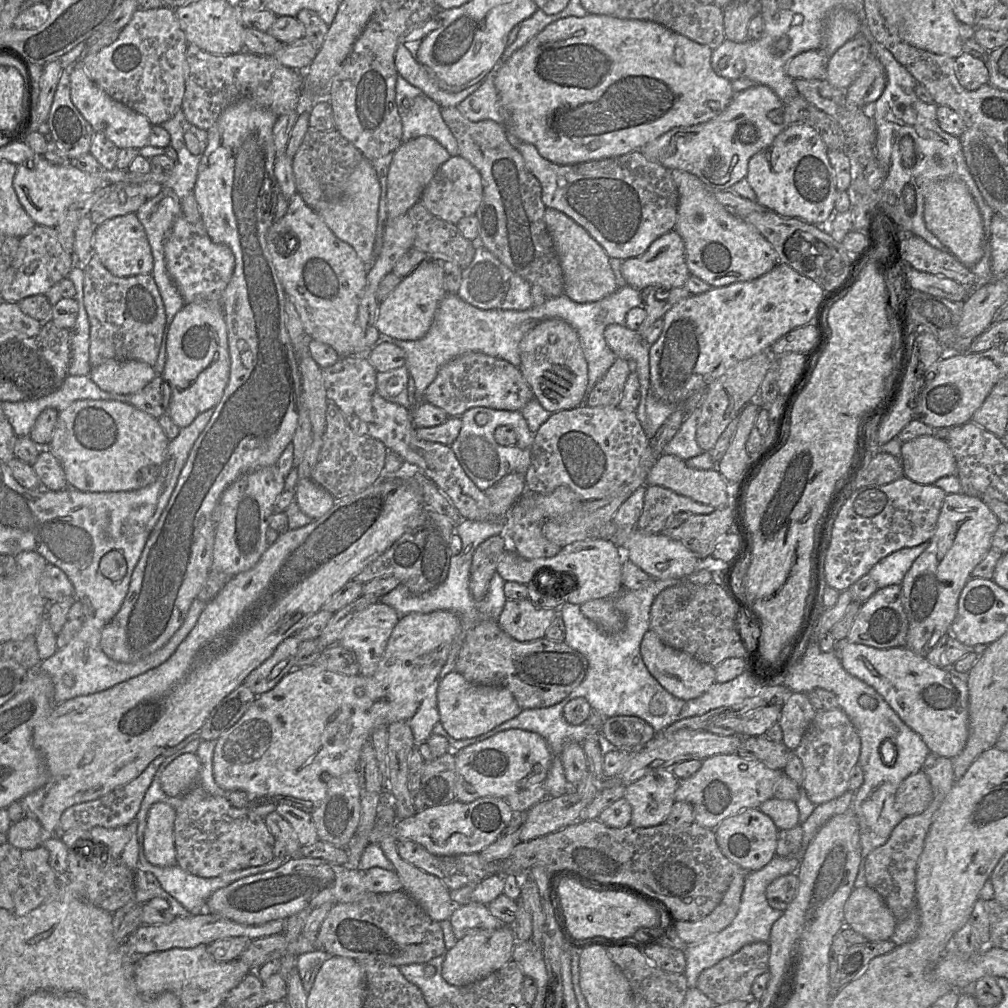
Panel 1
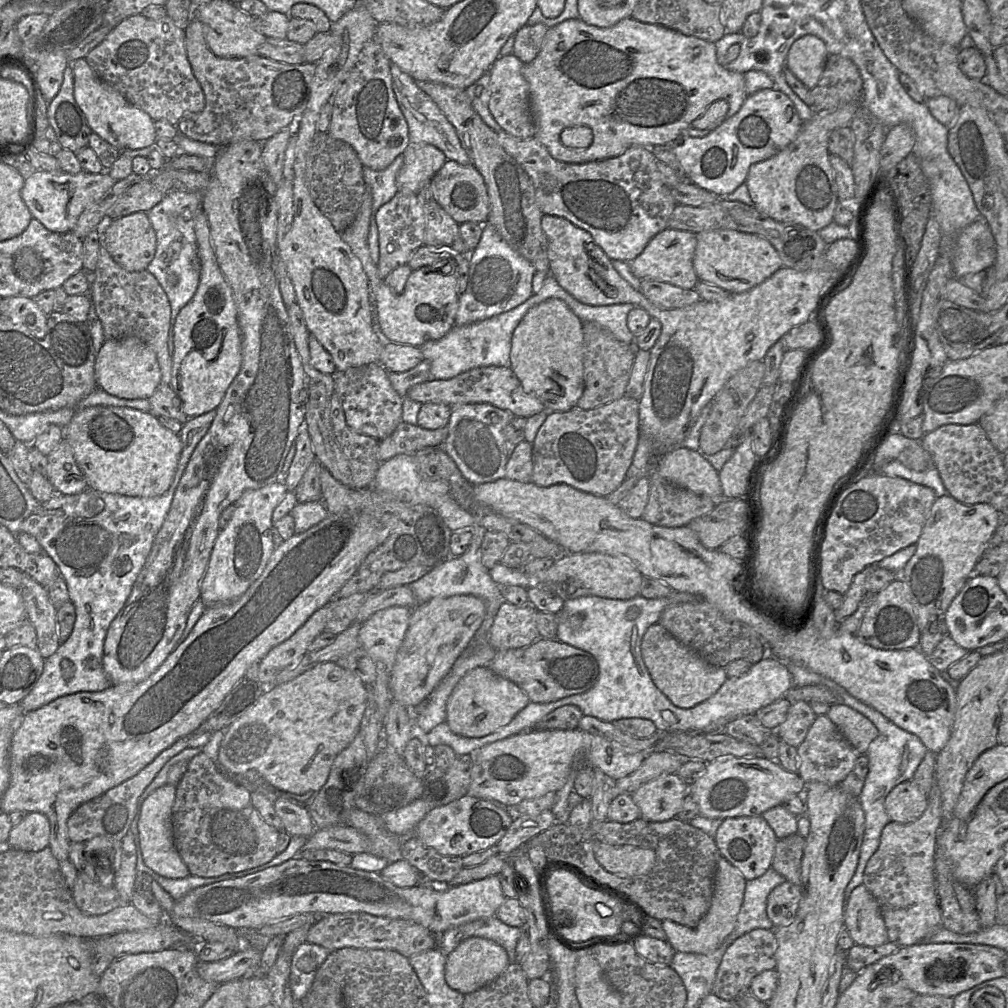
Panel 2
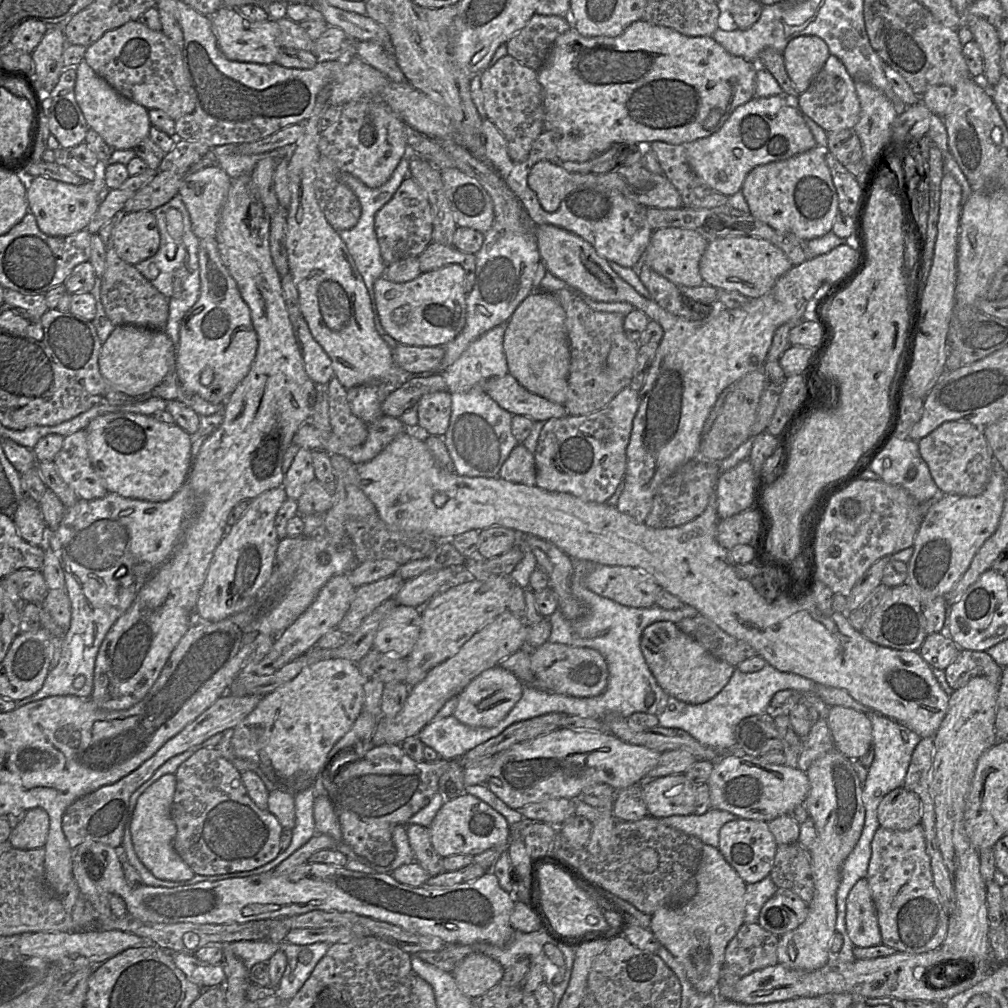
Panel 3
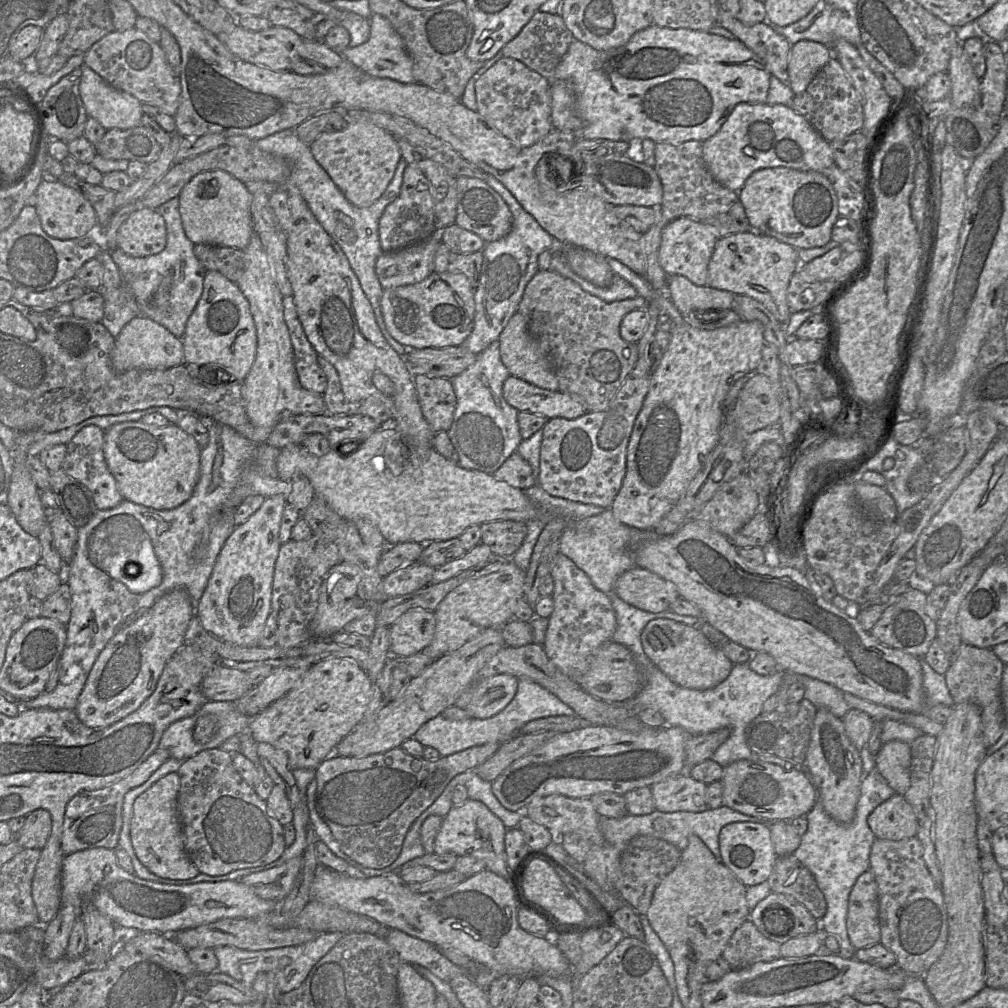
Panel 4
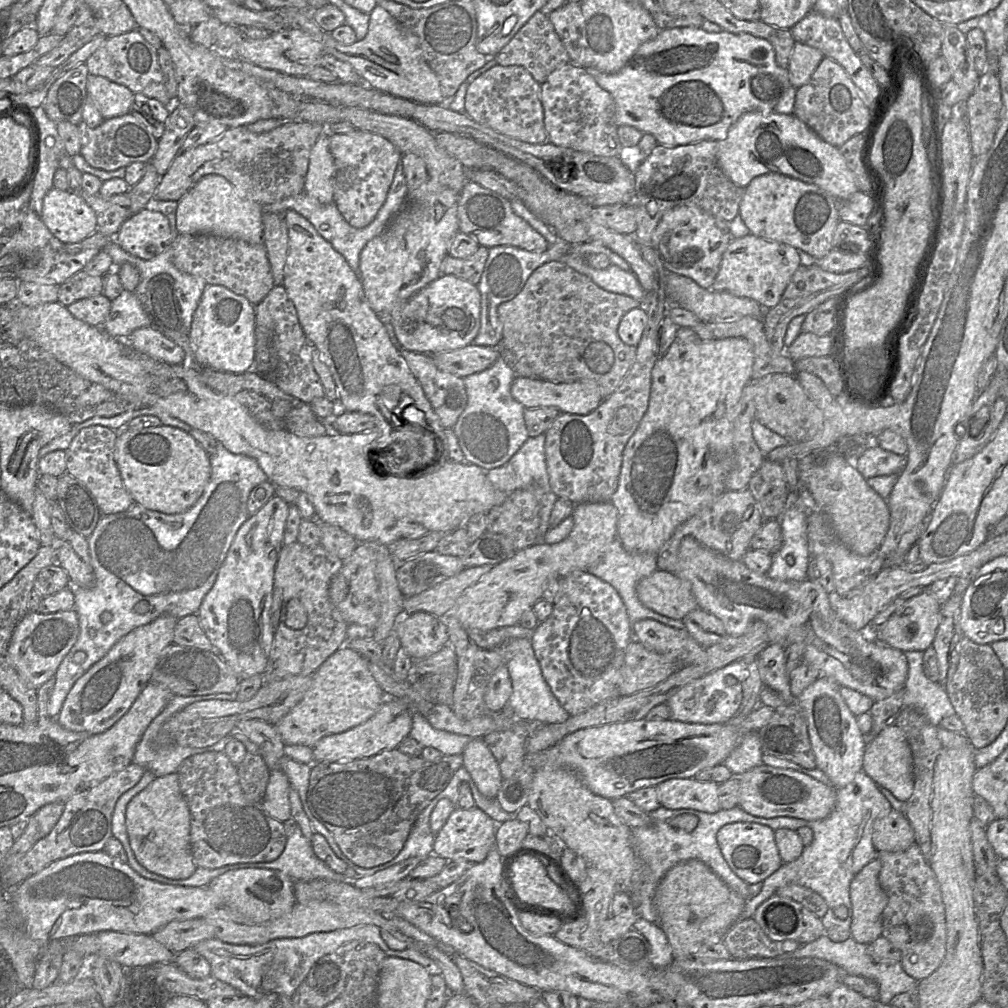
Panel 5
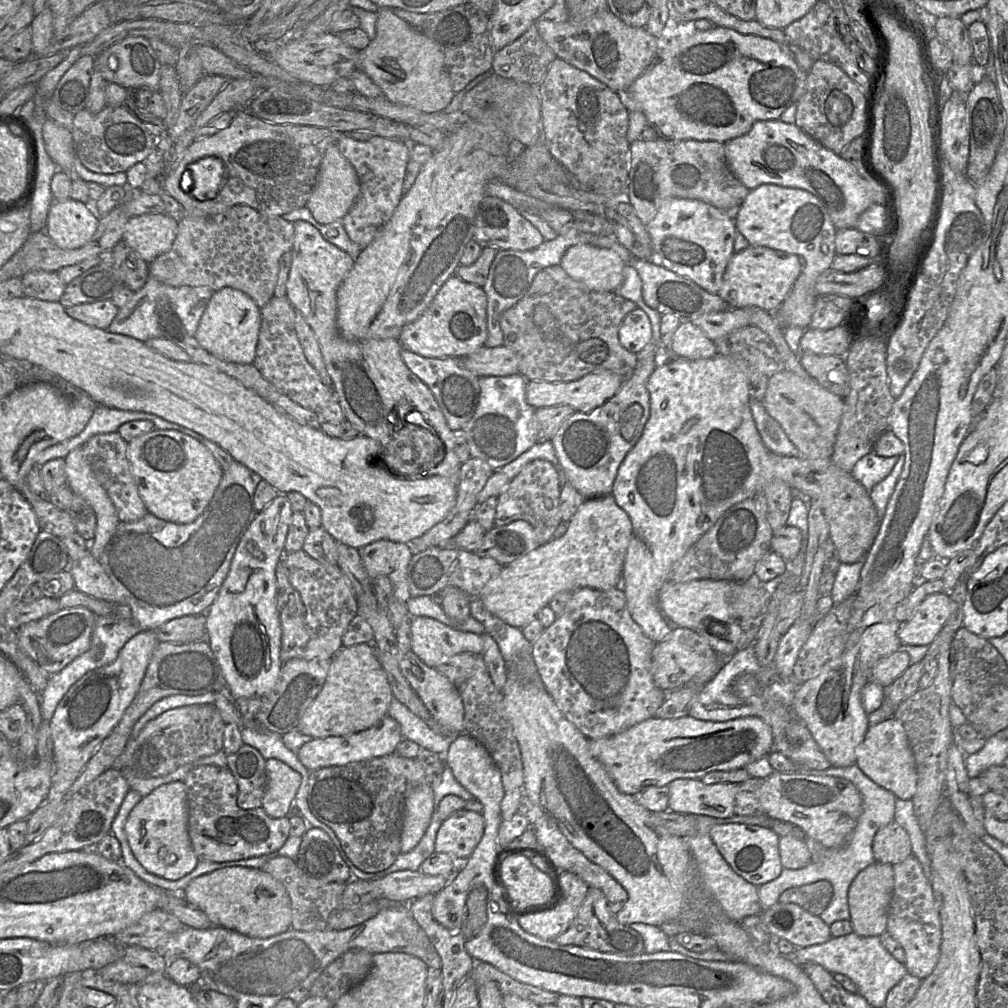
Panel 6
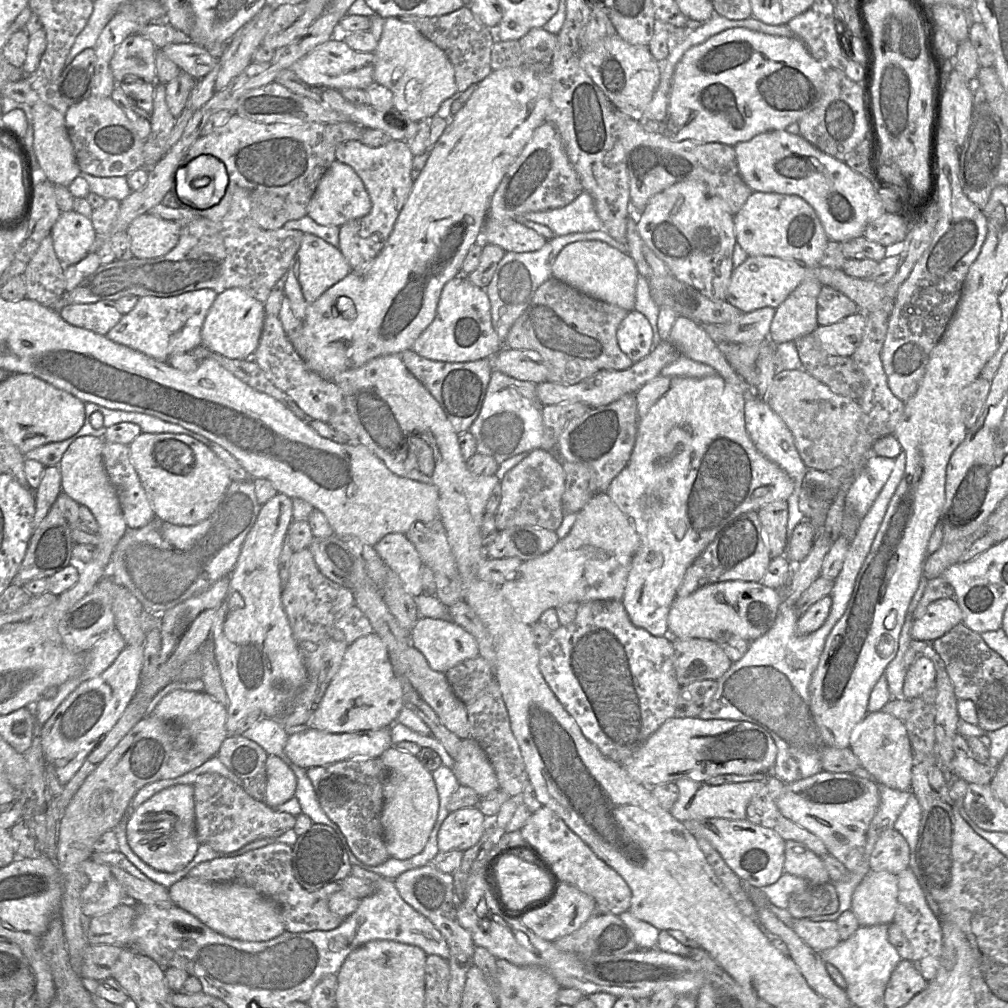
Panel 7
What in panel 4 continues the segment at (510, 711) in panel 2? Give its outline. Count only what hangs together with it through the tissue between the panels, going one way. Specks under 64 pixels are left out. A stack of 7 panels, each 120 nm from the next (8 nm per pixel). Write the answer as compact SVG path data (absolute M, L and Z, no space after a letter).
M497 674L476 682L472 699L464 709L470 718L487 719L502 711L514 698L518 678L511 674Z

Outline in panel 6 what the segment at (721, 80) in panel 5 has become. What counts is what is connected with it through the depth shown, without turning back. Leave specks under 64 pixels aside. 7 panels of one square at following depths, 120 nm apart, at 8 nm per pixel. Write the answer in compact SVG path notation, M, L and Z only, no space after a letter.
M715 26L709 30L695 30L680 33L666 40L659 39L659 49L652 64L640 75L625 92L619 92L623 105L628 111L641 111L647 118L648 126L651 126L657 137L665 140L699 140L717 141L725 143L731 139L740 137L750 131L753 124L761 120L778 120L782 113L791 105L797 103L806 90L808 73L803 71L796 63L790 45L781 45L771 39L756 35L746 35L735 30Z

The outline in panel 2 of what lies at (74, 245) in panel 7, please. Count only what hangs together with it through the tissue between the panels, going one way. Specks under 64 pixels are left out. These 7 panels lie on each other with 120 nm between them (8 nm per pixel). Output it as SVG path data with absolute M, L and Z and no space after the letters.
M38 171L25 178L21 197L32 218L51 232L65 233L71 231L81 213L96 203L116 182L107 171L98 174Z

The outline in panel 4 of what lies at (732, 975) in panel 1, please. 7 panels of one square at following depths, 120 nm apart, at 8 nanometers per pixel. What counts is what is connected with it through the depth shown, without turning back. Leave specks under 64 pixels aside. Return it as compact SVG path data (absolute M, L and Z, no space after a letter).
M747 919L735 930L722 956L731 969L743 969L757 962L771 962L781 958L780 947L780 943L764 936Z

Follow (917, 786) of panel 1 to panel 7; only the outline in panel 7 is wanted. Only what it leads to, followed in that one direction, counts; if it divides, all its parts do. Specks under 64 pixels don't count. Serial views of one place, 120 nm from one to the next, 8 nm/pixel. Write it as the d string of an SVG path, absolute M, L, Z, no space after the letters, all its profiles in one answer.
M894 828L877 839L868 858L870 871L887 871L898 875L909 865L910 850L906 839Z

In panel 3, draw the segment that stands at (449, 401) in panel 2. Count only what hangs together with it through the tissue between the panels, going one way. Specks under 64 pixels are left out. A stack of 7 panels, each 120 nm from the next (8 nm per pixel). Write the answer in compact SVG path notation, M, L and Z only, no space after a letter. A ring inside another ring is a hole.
M441 373L412 377L388 394L381 405L382 413L399 418L404 411L414 407L424 394L444 390L447 386ZM509 373L488 379L484 384L484 390L500 407L512 415L527 416L535 422L545 422L550 418L568 415L564 405L528 391Z

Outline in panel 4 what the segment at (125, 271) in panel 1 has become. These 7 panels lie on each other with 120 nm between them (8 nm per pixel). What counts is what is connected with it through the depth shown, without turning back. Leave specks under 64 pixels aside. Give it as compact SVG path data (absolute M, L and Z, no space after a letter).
M140 207L120 226L117 247L133 257L160 253L166 246L166 225L155 209Z

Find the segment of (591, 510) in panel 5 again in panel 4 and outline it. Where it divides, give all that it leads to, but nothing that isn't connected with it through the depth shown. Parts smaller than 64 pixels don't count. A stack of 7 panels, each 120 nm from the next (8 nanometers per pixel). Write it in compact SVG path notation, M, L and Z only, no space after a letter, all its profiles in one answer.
M509 559L504 562L499 571L468 580L449 592L433 612L436 619L434 638L421 652L432 660L437 660L485 630L501 628L508 623L513 619L518 600L523 598L525 574L525 571Z

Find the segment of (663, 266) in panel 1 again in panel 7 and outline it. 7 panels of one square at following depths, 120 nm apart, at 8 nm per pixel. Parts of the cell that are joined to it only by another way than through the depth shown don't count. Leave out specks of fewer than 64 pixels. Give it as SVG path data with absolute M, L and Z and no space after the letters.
M698 180L677 182L655 194L638 214L640 237L679 281L712 300L726 300L736 244L734 215Z

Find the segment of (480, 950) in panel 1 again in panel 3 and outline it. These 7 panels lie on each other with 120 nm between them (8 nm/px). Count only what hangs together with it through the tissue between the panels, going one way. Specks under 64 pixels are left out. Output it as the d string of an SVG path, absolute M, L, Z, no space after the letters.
M474 953L459 961L451 974L458 988L468 997L474 998L497 985L503 977L504 969L497 960Z

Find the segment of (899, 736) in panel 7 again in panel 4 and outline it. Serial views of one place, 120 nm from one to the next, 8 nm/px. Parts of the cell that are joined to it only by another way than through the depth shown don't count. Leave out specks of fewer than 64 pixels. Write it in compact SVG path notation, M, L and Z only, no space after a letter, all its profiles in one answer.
M892 740L881 745L874 766L895 793L904 795L910 786L910 745Z

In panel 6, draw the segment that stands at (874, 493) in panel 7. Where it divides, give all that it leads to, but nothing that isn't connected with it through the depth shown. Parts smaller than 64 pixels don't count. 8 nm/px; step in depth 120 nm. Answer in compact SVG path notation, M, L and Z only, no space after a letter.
M871 451L856 462L851 475L870 493L876 484L889 475L897 461L897 456L882 457Z

